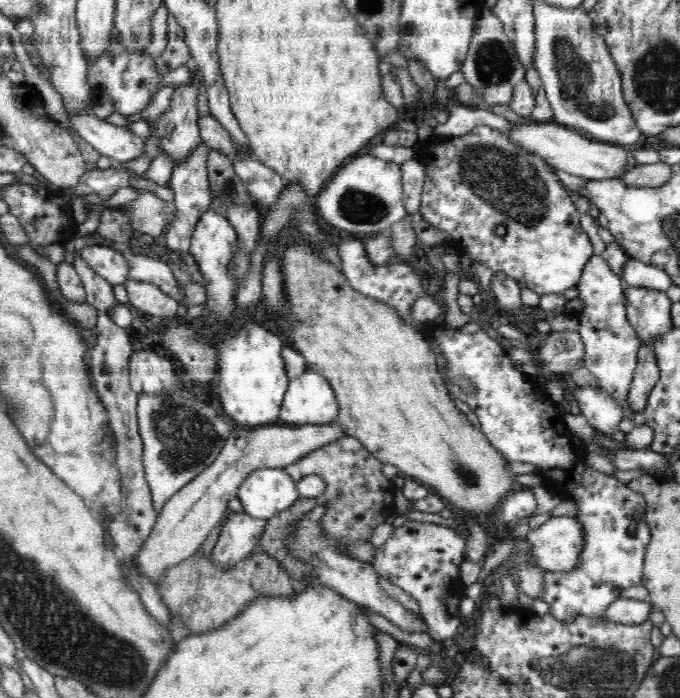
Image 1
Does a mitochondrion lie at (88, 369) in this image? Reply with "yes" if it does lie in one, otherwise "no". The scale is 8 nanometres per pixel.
no

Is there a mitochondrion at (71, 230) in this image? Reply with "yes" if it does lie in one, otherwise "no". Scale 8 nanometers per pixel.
no

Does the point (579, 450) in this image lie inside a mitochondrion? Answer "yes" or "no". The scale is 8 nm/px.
no

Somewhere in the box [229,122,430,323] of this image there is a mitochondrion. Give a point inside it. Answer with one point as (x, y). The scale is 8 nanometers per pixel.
(360, 207)

